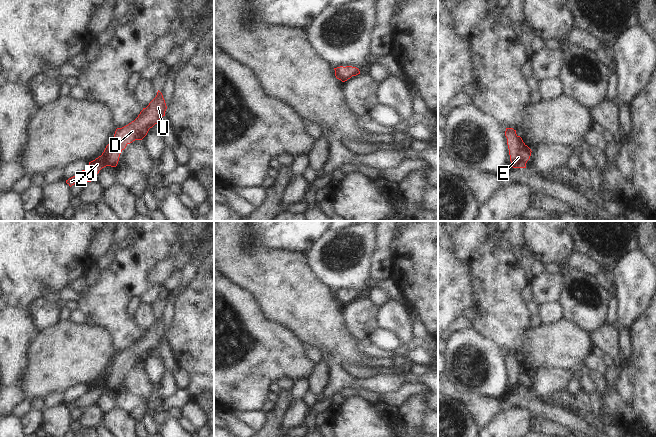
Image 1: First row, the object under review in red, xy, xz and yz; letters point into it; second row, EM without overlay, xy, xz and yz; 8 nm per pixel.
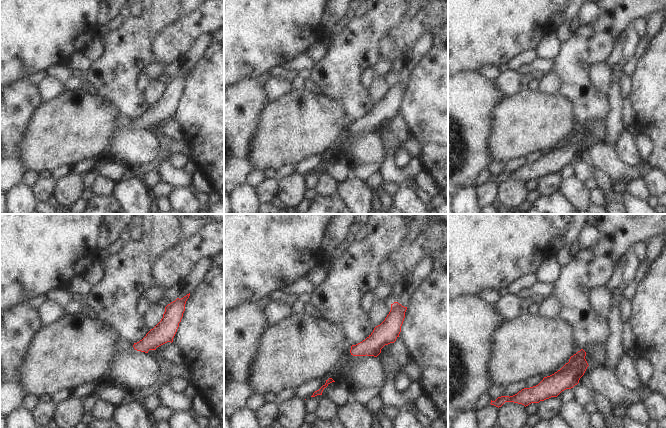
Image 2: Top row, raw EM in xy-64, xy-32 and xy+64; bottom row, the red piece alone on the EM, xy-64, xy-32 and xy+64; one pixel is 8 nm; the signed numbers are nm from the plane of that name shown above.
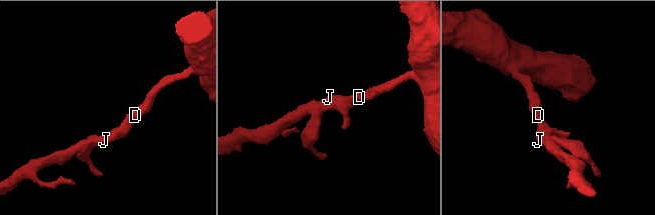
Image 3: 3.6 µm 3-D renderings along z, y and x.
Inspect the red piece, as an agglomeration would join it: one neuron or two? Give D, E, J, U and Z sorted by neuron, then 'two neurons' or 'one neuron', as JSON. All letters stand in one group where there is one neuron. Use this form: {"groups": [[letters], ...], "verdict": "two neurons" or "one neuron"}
{"groups": [["D", "E", "J", "U", "Z"]], "verdict": "one neuron"}

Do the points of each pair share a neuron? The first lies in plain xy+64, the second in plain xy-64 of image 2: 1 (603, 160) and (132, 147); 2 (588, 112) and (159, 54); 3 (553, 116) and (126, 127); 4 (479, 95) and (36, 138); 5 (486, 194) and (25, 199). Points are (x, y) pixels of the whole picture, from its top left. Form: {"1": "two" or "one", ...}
{"1": "one", "2": "two", "3": "two", "4": "two", "5": "two"}

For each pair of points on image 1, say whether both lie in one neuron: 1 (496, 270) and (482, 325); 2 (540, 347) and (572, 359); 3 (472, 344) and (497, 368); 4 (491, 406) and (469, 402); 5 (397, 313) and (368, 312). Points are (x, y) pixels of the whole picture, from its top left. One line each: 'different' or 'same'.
1: same
2: same
3: same
4: same
5: different

